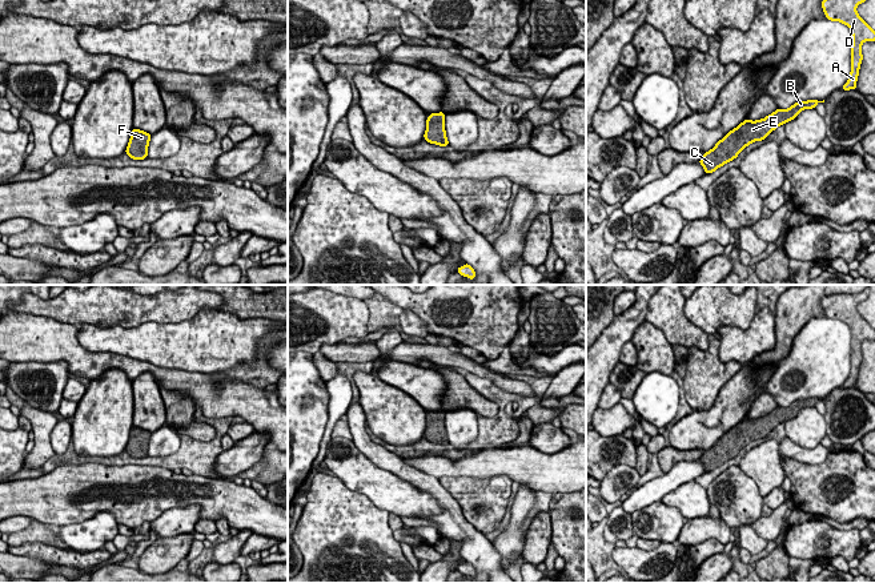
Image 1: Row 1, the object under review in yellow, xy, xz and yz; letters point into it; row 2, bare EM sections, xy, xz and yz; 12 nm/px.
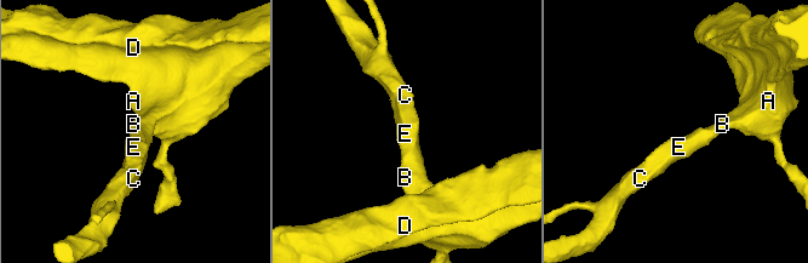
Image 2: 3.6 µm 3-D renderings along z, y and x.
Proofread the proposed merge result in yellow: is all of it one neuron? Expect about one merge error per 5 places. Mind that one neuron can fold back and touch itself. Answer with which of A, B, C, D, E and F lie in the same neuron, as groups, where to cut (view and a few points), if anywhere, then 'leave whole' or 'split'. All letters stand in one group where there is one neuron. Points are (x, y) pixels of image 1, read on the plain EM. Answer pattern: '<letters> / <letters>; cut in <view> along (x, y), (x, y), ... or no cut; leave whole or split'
A B C D E F; no cut; leave whole

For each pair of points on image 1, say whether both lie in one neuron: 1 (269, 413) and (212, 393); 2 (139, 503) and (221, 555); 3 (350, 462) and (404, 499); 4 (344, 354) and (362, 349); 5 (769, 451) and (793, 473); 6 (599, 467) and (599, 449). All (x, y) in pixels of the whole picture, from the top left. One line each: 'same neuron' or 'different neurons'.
1: same neuron
2: different neurons
3: same neuron
4: same neuron
5: different neurons
6: same neuron

